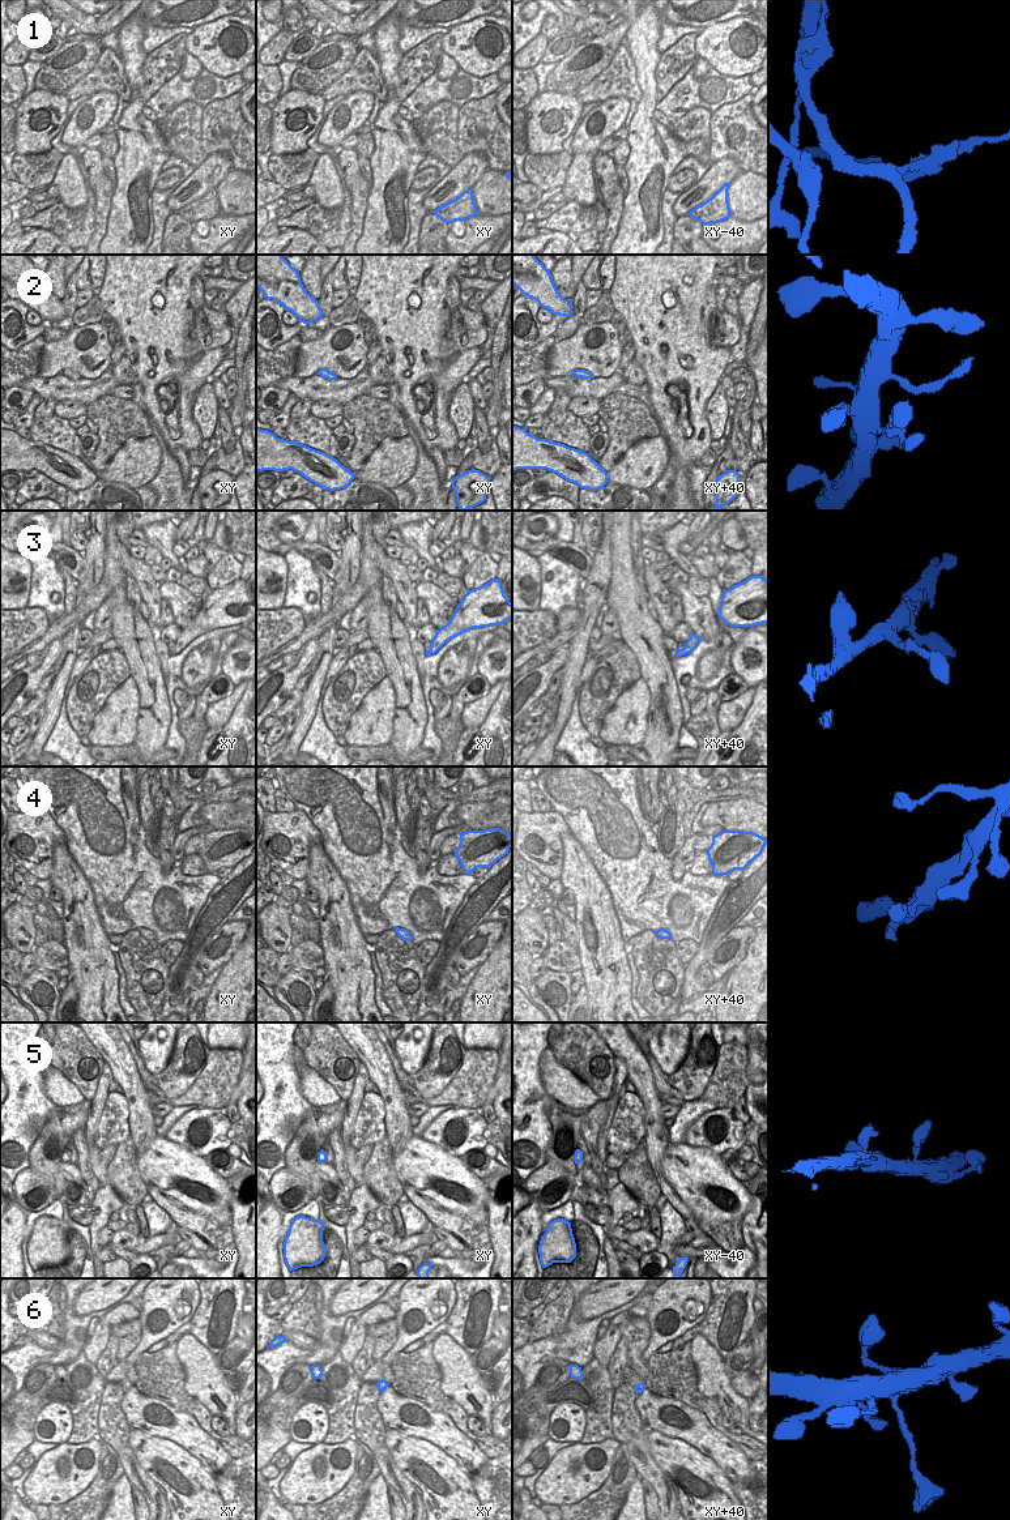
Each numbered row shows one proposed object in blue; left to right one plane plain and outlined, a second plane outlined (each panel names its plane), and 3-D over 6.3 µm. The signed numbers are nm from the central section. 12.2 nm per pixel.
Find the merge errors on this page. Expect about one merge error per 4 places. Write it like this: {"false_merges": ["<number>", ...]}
{"false_merges": ["1"]}

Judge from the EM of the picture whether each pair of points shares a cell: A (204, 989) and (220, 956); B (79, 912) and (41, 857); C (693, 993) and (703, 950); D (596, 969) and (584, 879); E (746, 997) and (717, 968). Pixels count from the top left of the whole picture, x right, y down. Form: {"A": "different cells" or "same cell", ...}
{"A": "different cells", "B": "different cells", "C": "same cell", "D": "same cell", "E": "different cells"}

